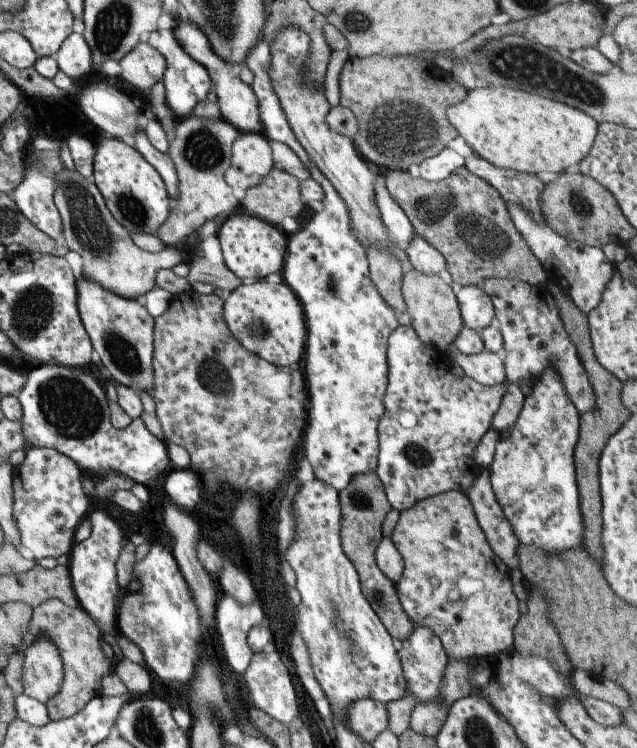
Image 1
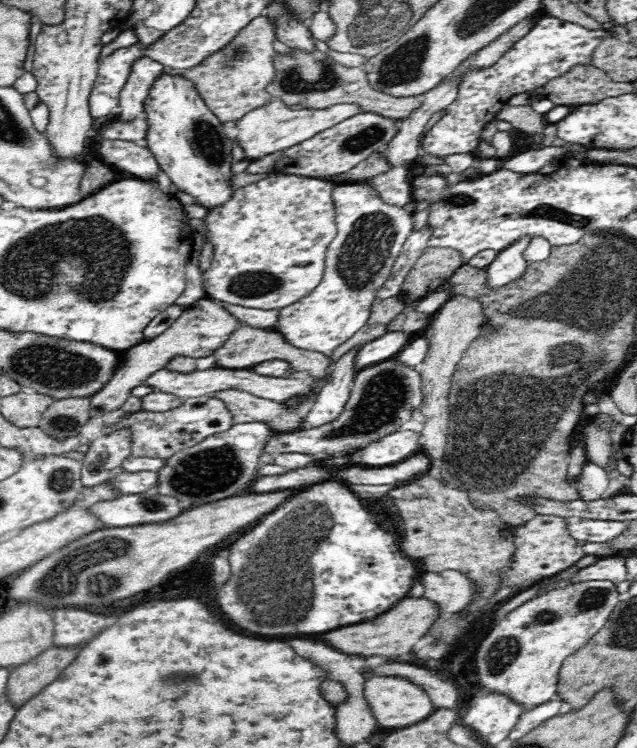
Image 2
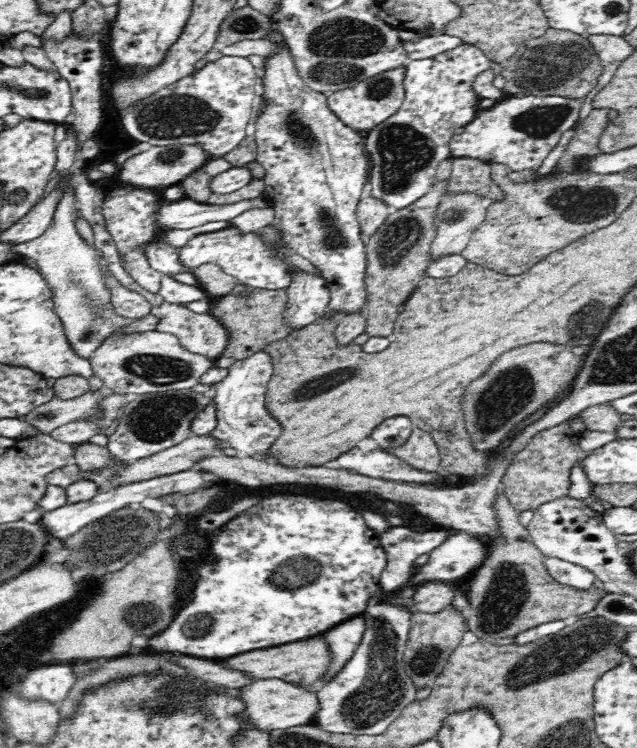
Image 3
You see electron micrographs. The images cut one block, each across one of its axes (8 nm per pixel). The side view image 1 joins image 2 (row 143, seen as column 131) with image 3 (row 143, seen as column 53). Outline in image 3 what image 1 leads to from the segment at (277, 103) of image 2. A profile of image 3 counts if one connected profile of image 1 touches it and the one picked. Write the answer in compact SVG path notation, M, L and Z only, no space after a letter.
M202 143L152 145L147 151L130 157L120 165L121 171L116 175L117 182L140 189L158 189L180 184L192 172L200 170L202 166L213 160L207 149L208 147Z

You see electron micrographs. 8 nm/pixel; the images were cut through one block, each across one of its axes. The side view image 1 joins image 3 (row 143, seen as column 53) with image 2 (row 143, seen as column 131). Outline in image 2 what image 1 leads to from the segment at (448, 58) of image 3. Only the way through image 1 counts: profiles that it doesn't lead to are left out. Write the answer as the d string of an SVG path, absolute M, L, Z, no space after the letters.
M548 14L538 15L532 30L518 40L494 66L464 76L456 100L448 108L449 113L421 136L419 148L422 154L432 157L473 155L482 140L481 129L494 120L510 98L516 94L532 95L551 80L566 76L576 66L593 66L595 51L600 44L606 38L614 37L618 36L612 29L592 30Z

